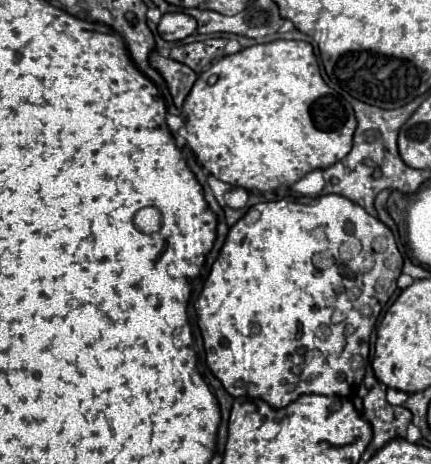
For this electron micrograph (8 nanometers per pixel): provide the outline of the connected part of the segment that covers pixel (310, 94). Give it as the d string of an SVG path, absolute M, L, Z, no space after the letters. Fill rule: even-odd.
M273 41L273 43L261 43L261 45L253 45L253 47L247 47L247 49L241 49L239 53L235 55L225 55L221 57L219 61L215 61L207 71L203 71L199 75L199 79L195 81L189 97L185 99L183 107L181 107L181 115L185 119L183 127L179 129L179 135L187 141L187 145L193 149L193 153L197 155L199 163L217 179L229 183L229 185L237 185L237 187L243 187L247 191L251 189L257 189L261 193L267 193L267 191L277 191L281 185L285 187L291 187L293 183L297 183L301 177L305 177L307 173L311 171L317 171L317 169L327 169L331 167L333 163L341 161L353 147L353 133L357 129L357 121L355 121L355 113L353 113L353 107L341 99L331 87L327 87L327 83L323 81L321 77L321 71L319 71L319 65L317 65L317 59L315 59L315 53L313 53L313 47L311 43L307 41ZM211 75L217 75L219 81L215 85L209 85L207 79Z

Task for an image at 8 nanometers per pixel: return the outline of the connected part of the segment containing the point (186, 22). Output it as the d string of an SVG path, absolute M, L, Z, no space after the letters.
M167 13L159 21L159 35L165 41L183 41L185 37L193 35L197 29L197 21L193 21L187 13Z

